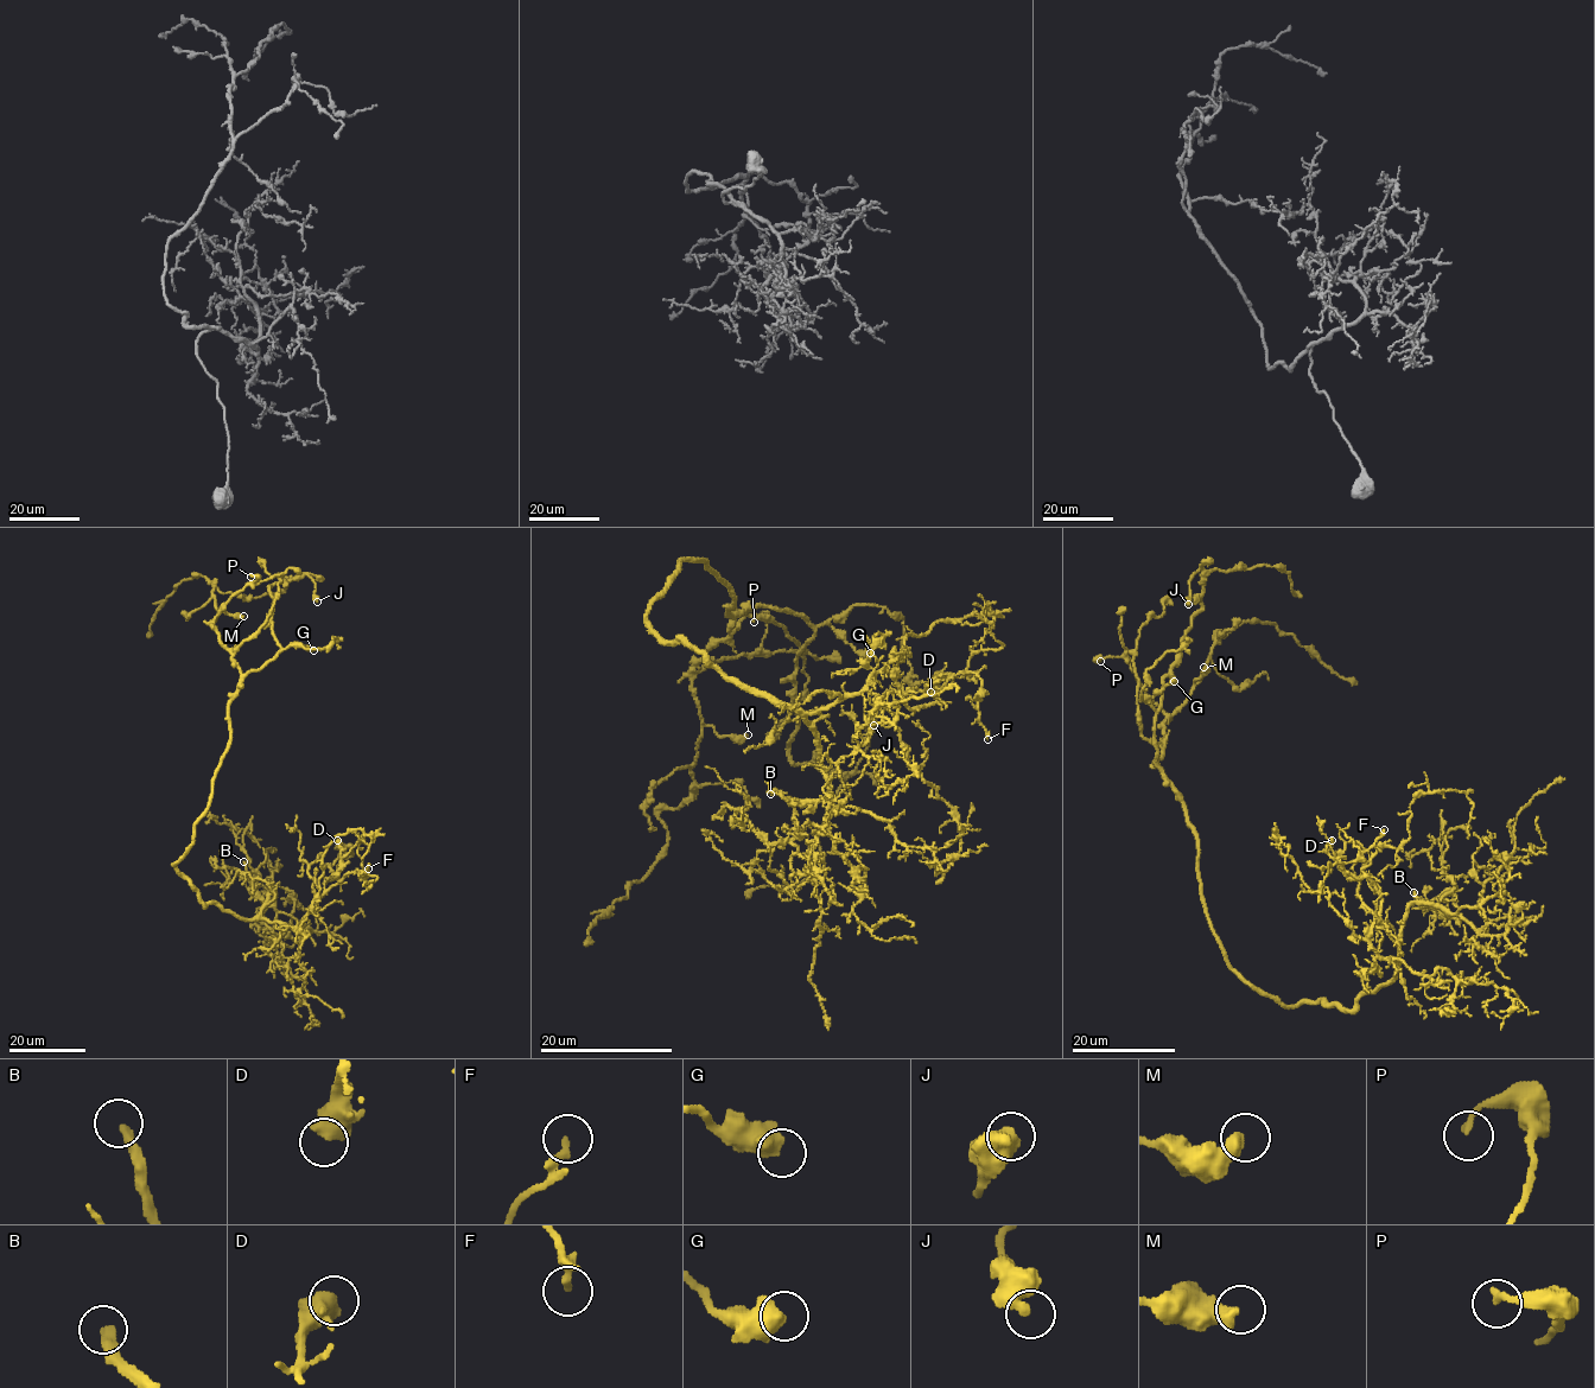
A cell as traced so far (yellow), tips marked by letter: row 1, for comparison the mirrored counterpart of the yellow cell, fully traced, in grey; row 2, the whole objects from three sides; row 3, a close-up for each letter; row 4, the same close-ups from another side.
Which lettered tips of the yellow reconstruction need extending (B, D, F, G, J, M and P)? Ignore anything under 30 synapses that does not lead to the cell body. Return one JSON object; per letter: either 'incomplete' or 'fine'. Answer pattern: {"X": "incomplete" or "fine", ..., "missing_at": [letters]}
{"B": "incomplete", "D": "fine", "F": "fine", "G": "fine", "J": "fine", "M": "fine", "P": "fine", "missing_at": ["B"]}

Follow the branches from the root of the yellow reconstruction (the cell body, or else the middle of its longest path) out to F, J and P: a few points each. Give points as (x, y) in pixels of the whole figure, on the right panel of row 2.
F: (1236, 971), (1287, 1005), (1351, 1011), (1395, 976), (1400, 960), (1370, 941), (1381, 898), (1342, 867), (1384, 829)
J: (1236, 971), (1208, 917), (1196, 831), (1156, 762), (1162, 679), (1201, 609), (1201, 568), (1189, 580), (1188, 604)
P: (1236, 971), (1208, 917), (1196, 831), (1157, 763), (1165, 714), (1128, 660), (1100, 661)

